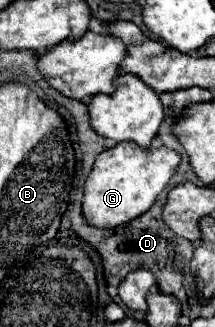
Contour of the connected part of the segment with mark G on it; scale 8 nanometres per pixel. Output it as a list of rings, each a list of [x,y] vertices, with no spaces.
[[[120,142],[104,150],[84,186],[84,218],[96,228],[122,226],[152,208],[160,192],[168,186],[170,178],[180,166],[180,154],[166,146],[140,148],[136,142]]]

